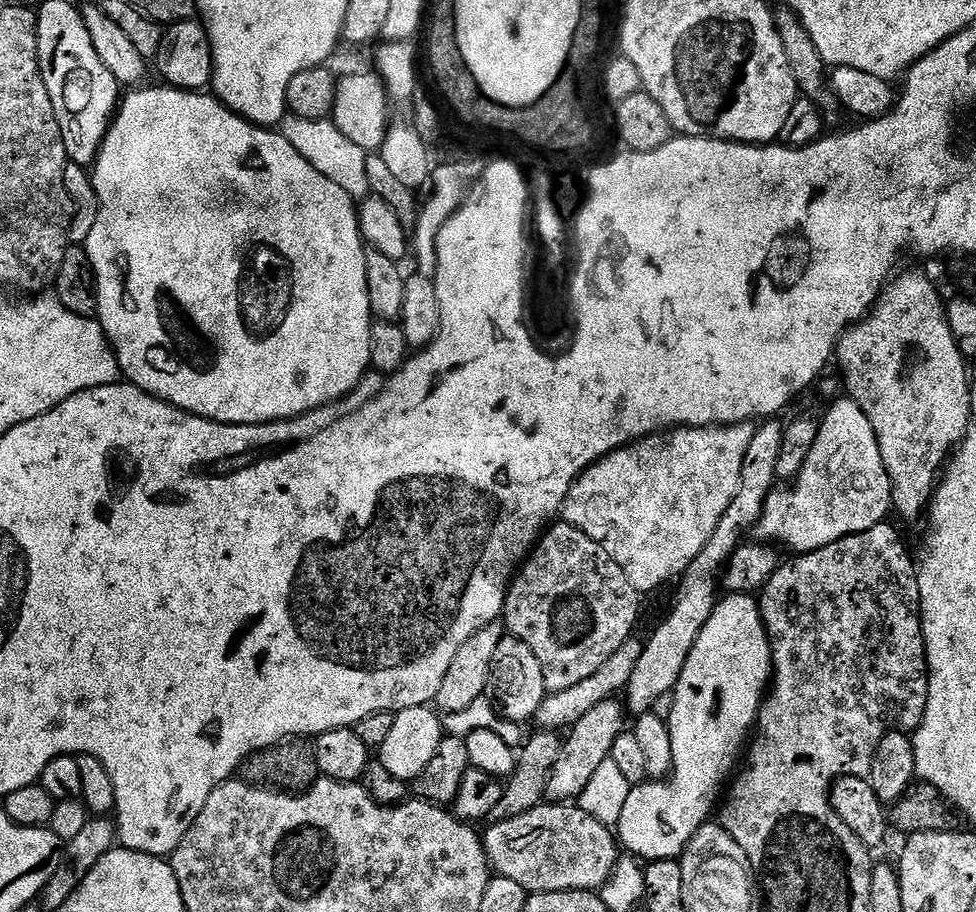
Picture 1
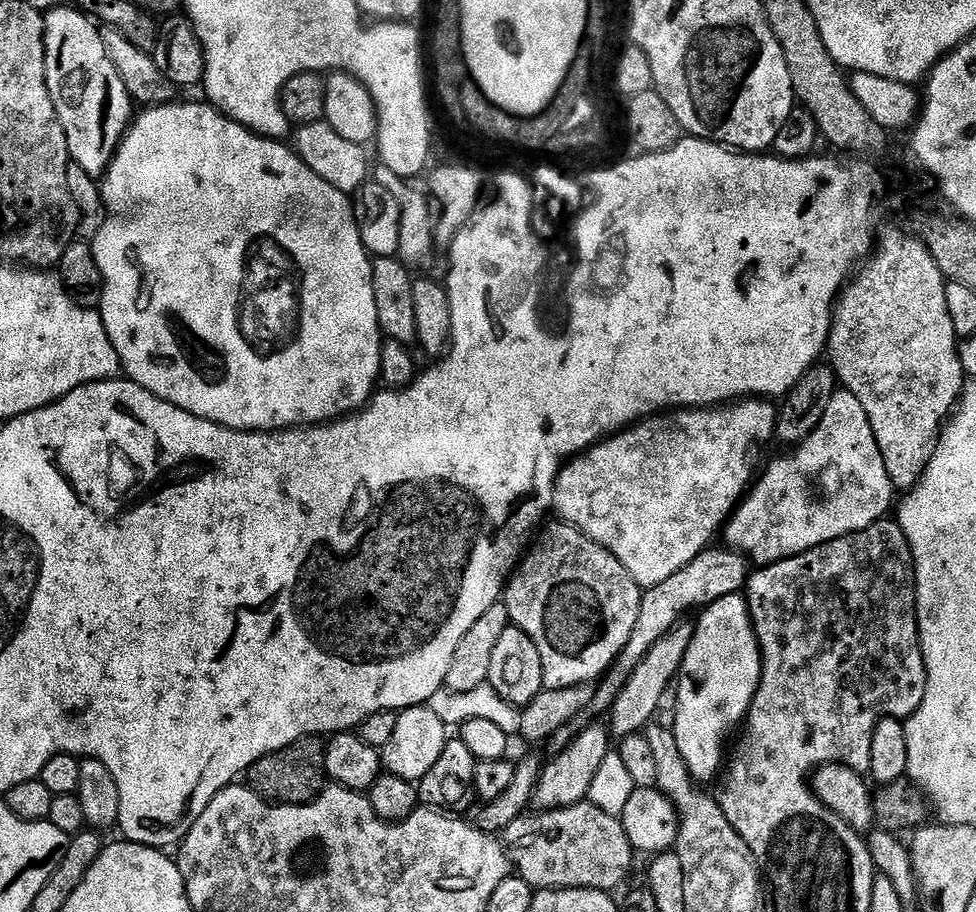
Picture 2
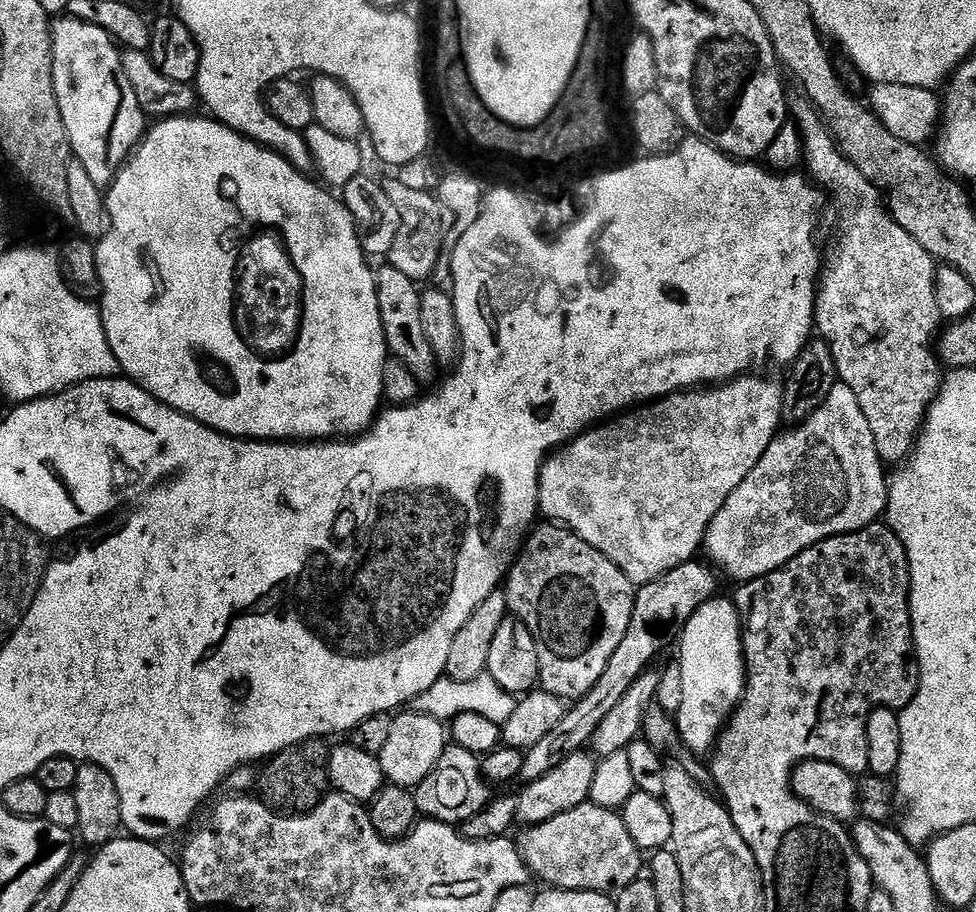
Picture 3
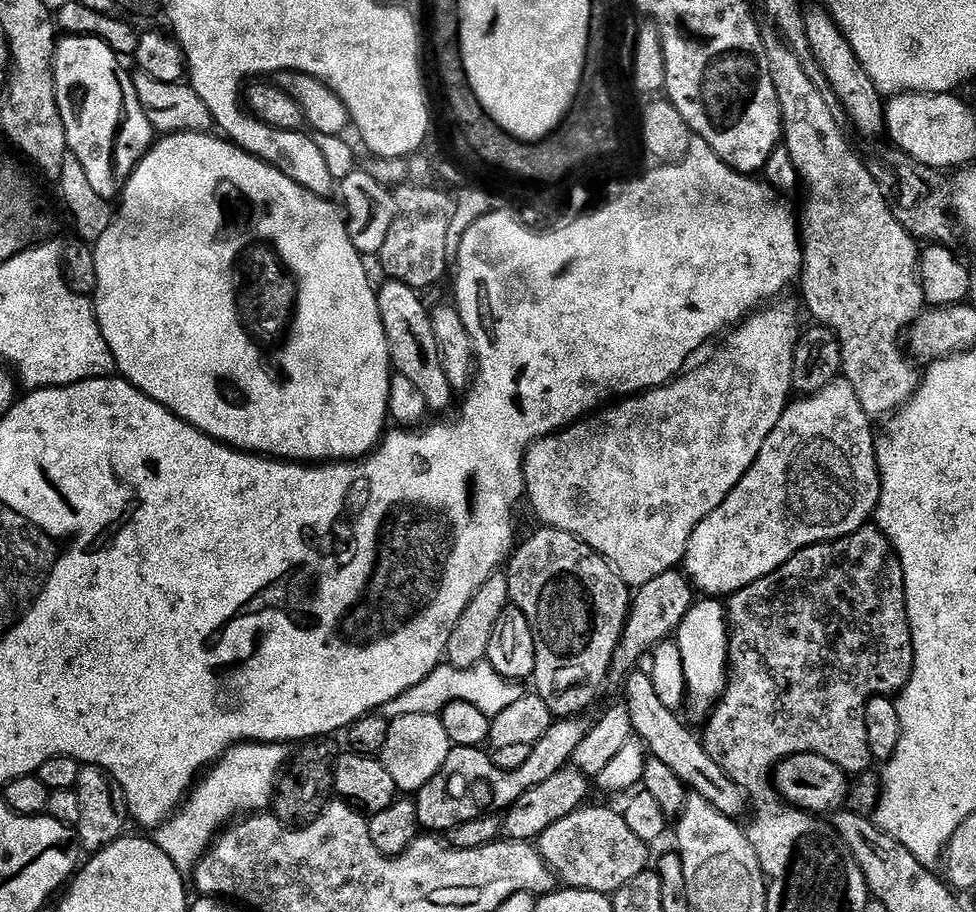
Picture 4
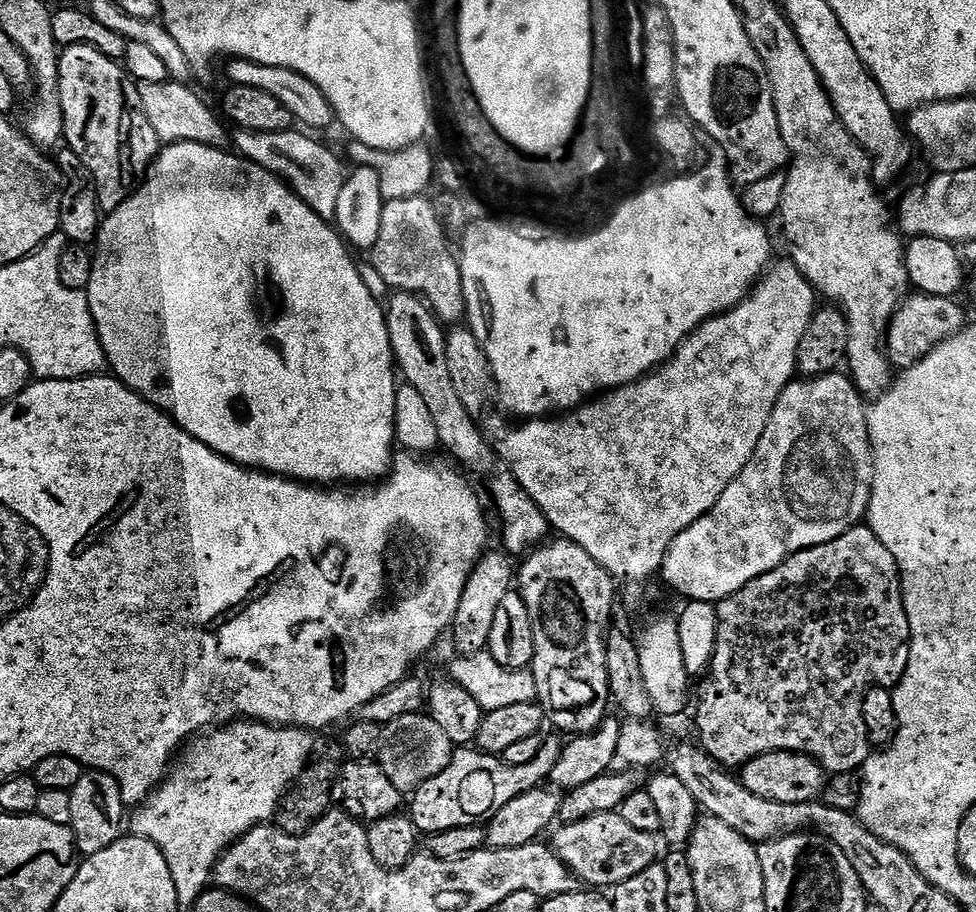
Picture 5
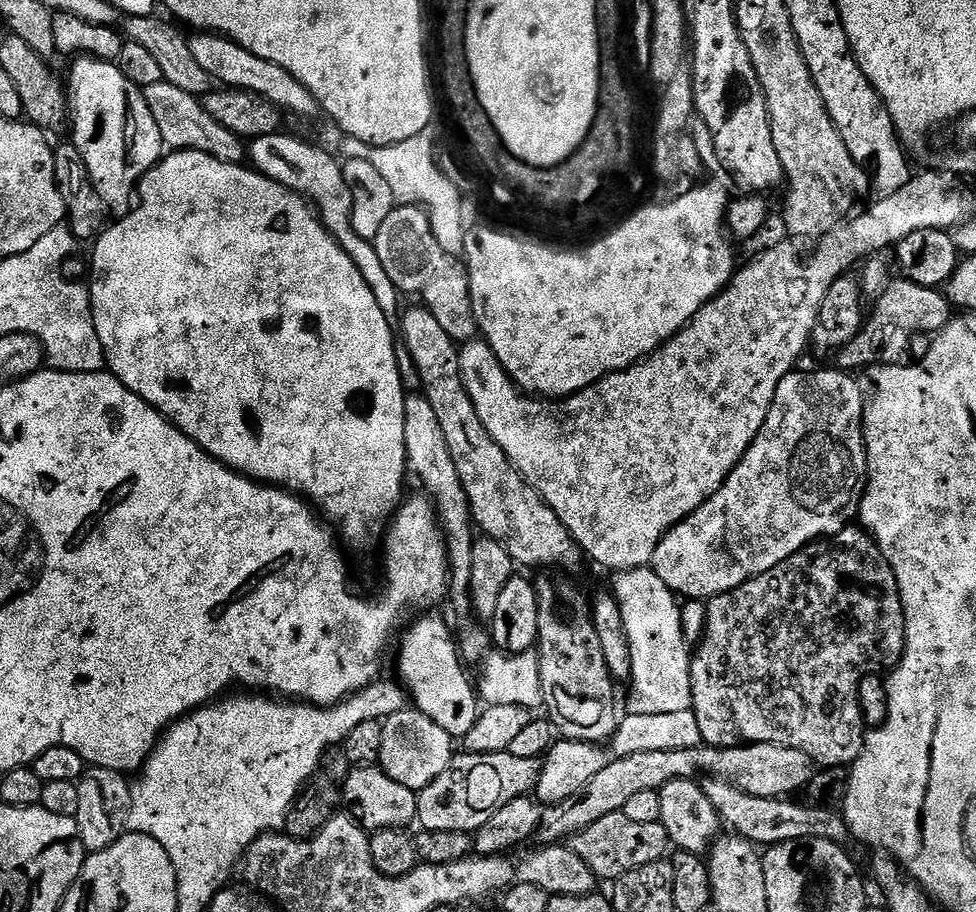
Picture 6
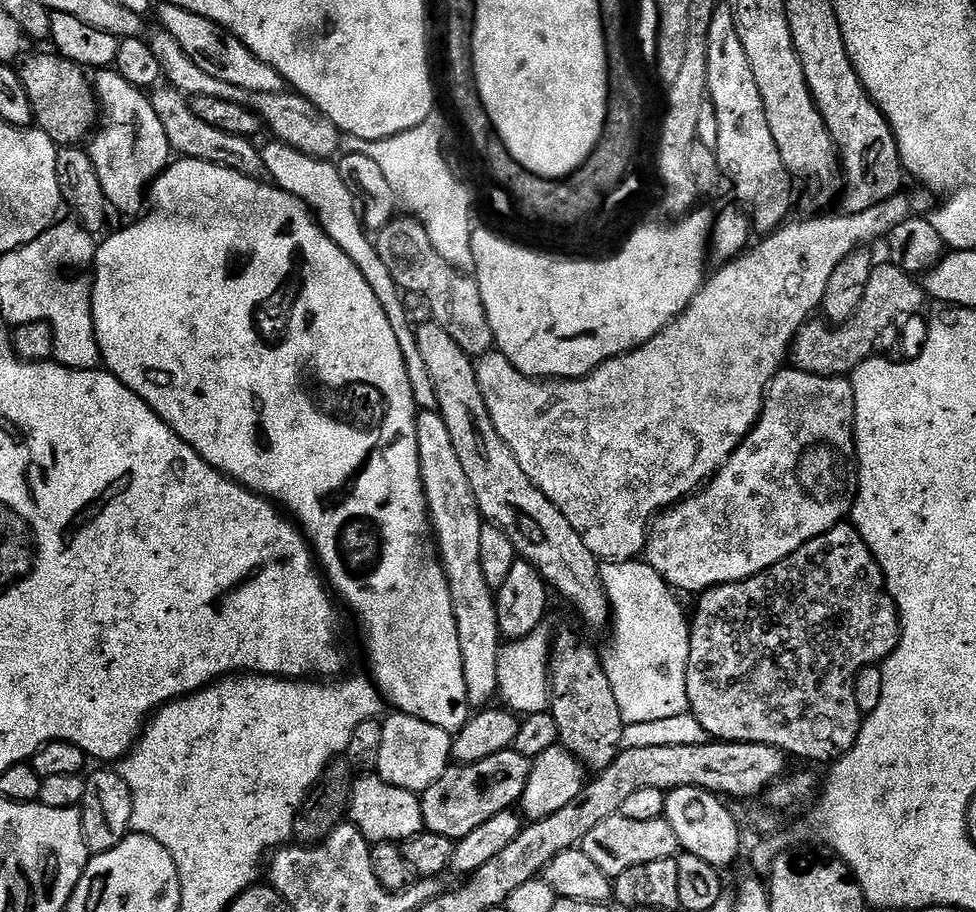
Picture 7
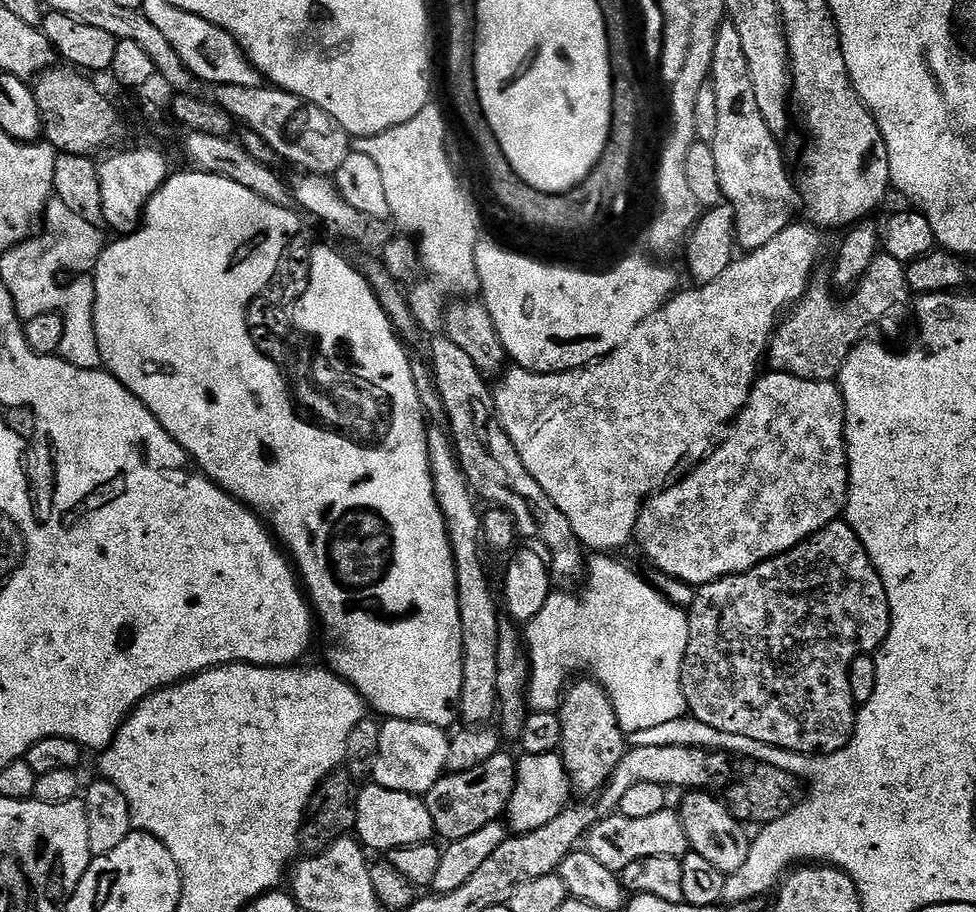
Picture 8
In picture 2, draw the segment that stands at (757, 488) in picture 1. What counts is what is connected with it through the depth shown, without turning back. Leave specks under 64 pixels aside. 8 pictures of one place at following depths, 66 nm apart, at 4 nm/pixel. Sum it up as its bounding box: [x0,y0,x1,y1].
[610,622,693,738]

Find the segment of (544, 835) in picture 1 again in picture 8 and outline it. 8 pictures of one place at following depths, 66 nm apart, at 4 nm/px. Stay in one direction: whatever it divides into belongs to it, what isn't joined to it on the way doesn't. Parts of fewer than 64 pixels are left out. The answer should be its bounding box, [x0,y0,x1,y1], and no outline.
[586,810,689,874]

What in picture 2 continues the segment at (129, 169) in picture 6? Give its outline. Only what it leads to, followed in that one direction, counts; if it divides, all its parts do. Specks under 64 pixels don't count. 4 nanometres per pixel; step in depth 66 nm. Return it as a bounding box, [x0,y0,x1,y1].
[44,7,134,178]

